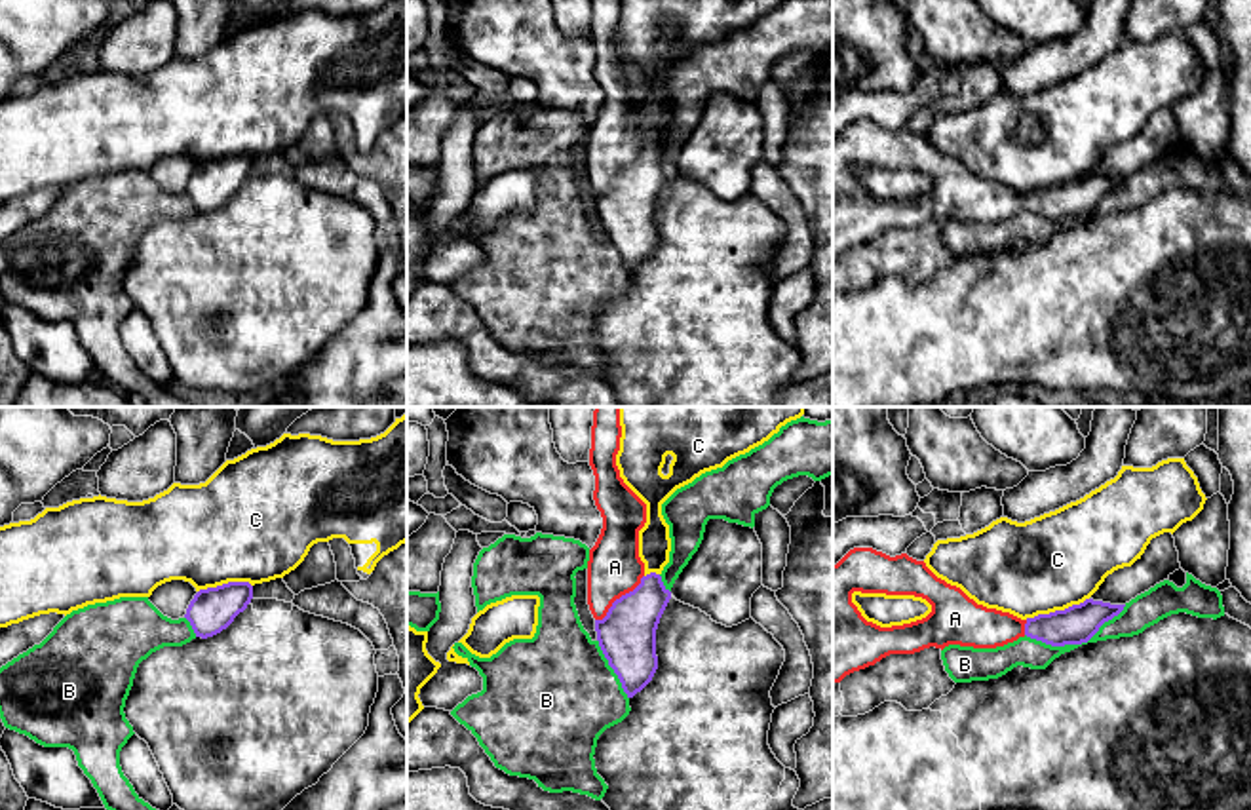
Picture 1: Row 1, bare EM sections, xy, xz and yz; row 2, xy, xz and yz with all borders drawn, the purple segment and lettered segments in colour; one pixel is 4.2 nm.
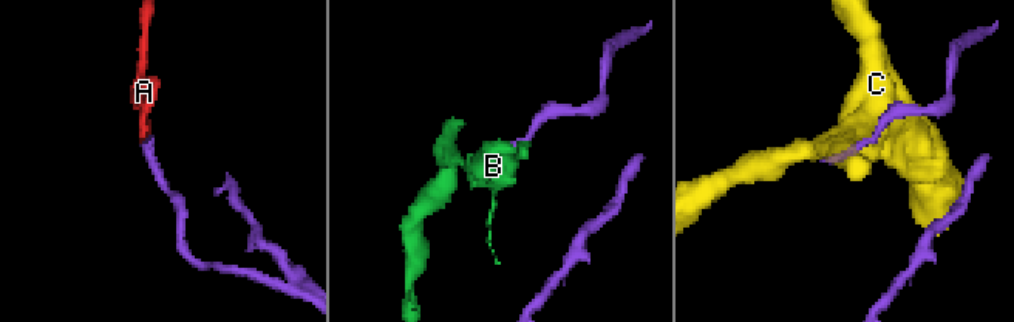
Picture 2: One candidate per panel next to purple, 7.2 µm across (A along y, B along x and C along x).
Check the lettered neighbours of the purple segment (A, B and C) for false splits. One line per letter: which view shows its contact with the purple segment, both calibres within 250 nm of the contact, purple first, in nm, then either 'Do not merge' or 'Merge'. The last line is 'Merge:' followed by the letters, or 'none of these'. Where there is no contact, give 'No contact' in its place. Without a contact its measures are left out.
A: Touches purple in xz. Thickness 240 nm (purple) against 220 nm. Merge
B: Touches purple in yz. Thickness 160 nm (purple) against 130 nm. Do not merge
C: Touches purple in yz. Thickness 160 nm (purple) against 400 nm. Do not merge
Merge: A

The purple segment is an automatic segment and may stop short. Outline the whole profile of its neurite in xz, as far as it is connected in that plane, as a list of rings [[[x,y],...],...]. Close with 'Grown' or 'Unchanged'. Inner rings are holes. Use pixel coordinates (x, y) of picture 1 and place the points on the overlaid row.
[[[595,407],[589,466],[603,529],[589,550],[587,605],[595,618],[599,646],[624,692],[633,698],[658,669],[656,629],[671,591],[660,574],[645,572],[639,557],[646,504],[620,477],[620,437],[620,407]]]. Grown

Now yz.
[[[854,548],[833,565],[833,685],[890,654],[914,654],[930,646],[996,648],[1025,635],[1051,646],[1082,645],[1124,607],[1086,599],[1021,620],[977,605],[907,553],[890,557],[873,548]],[[854,591],[922,597],[932,612],[911,624],[880,627],[861,616],[852,603]]]. Grown

